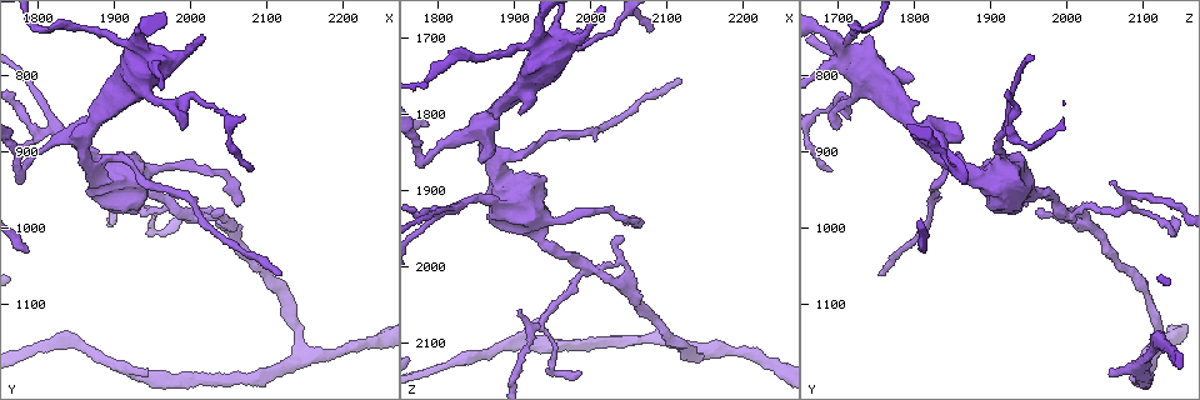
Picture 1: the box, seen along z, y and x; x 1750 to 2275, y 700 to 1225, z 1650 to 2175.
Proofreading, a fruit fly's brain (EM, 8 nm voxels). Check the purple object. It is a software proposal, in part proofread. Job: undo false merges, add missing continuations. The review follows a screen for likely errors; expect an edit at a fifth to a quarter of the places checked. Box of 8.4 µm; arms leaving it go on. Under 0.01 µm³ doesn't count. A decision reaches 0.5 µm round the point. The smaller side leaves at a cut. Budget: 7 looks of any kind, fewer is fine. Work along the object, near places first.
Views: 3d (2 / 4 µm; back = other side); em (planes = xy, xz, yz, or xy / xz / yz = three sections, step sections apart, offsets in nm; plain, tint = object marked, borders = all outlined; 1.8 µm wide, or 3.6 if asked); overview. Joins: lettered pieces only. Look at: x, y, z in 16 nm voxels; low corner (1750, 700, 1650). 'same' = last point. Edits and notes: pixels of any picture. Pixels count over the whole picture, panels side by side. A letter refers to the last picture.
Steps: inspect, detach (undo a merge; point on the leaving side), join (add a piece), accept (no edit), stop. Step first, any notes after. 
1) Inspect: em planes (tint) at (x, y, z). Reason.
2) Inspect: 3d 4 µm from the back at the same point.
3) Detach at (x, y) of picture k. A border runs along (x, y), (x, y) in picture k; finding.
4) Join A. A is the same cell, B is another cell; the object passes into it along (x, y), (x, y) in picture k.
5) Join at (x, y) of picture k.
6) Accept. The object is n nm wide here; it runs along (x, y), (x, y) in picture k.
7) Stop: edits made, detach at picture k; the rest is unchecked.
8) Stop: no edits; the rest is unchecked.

Inspect: 3d 4 µm at (1830, 870, 1925). Arms run side by side.

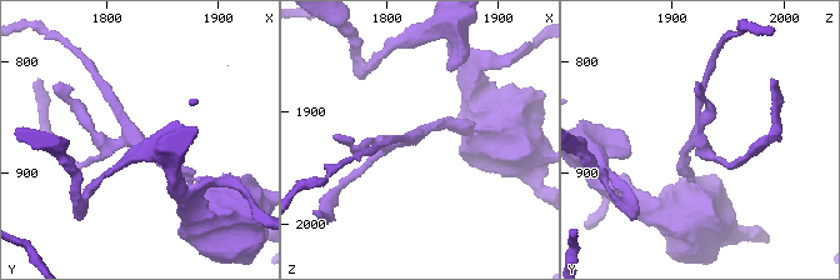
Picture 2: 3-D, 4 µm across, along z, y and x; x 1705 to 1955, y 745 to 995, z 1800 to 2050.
Inspect: em planes (borders) at (1828, 870, 1920). Need the tissue.

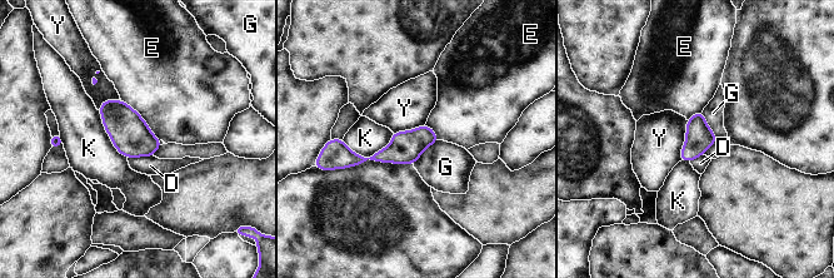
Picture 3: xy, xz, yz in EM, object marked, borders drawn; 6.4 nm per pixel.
Accept. D, E, G, K and Y are other cells; it runs along (433, 137), (365, 159), (341, 145) in picture 3; all the same neuron.

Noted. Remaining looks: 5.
Inspect: em 3.6 µm xy step 16 (borders) at (1940, 975, 2075). Arms part here.

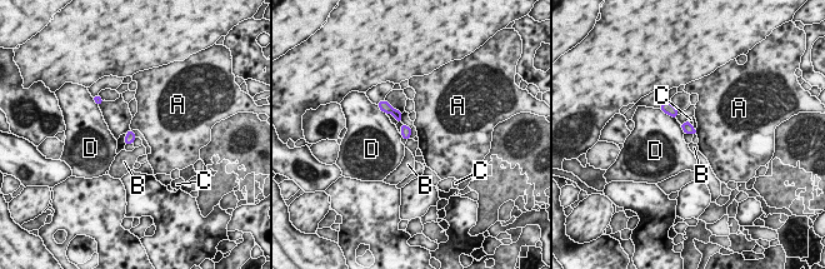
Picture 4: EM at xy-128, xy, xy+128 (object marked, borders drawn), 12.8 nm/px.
Accept. A, B, C and D are other cells; one neuron here.

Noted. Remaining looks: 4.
Inspect: em xy step 16 (tint) at (2065, 965, 1940). End of a long branch.

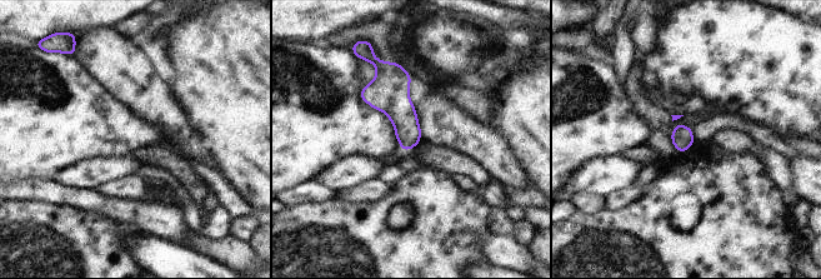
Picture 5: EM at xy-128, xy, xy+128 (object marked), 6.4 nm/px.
Inspect: em planes (borders) at the same point. Cut it another way.

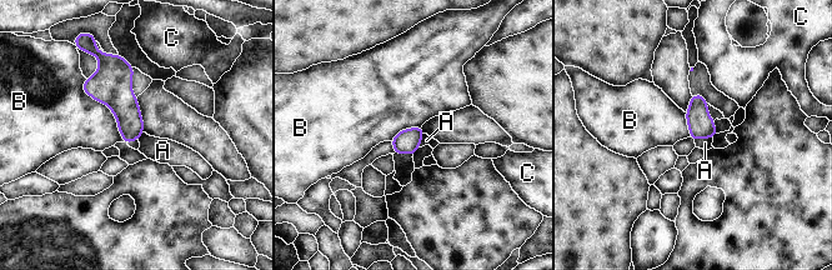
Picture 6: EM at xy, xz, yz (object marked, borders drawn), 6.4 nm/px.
Accept. The object is 160 nm wide here; the longest contact is with B, 480 nm; A, B and C are other cells; none of them fits.

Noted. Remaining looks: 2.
Stop: no edits; the rest is unchecked.

